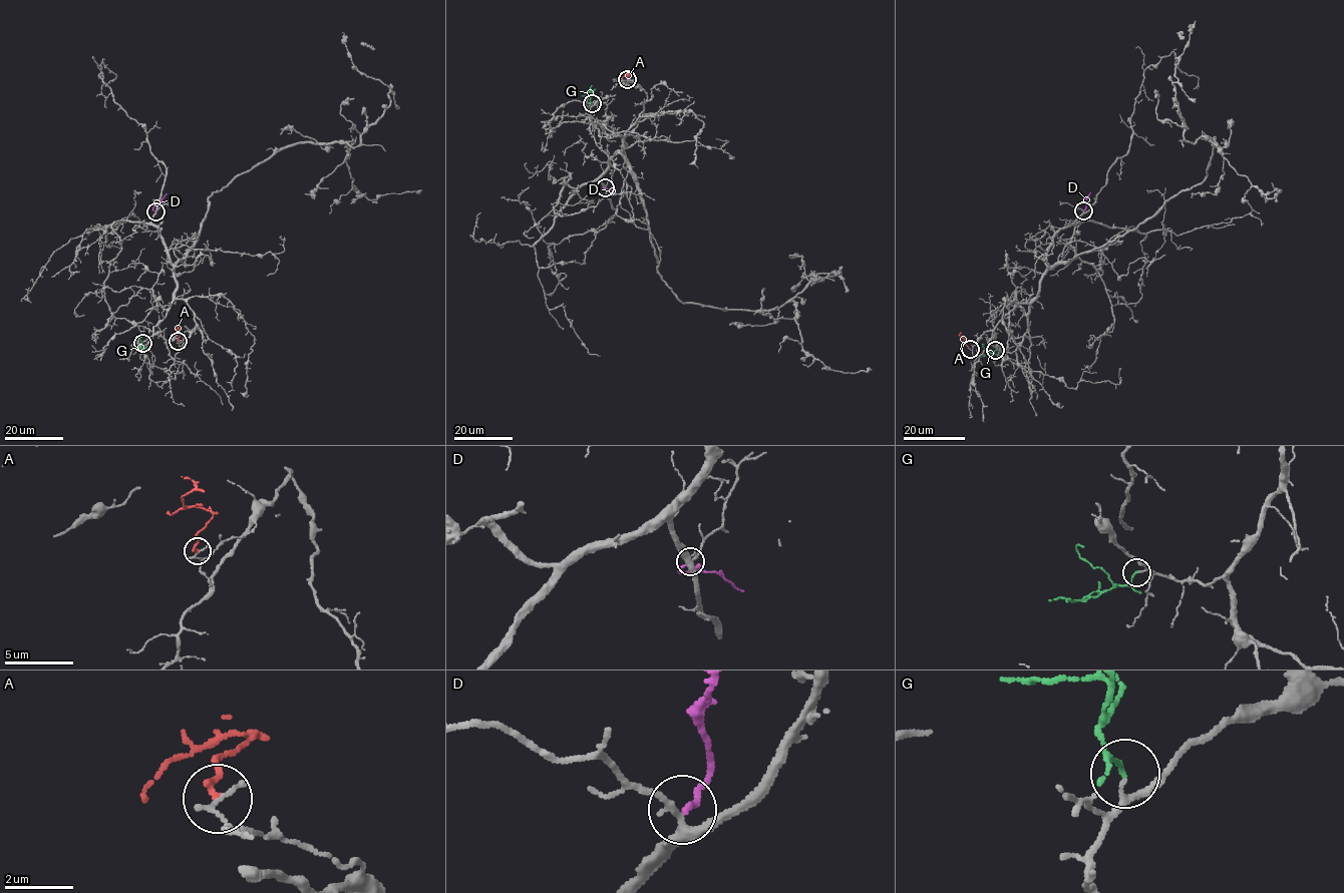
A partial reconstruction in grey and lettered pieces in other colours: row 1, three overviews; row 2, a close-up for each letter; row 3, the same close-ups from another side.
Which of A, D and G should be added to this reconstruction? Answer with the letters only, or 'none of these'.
G

